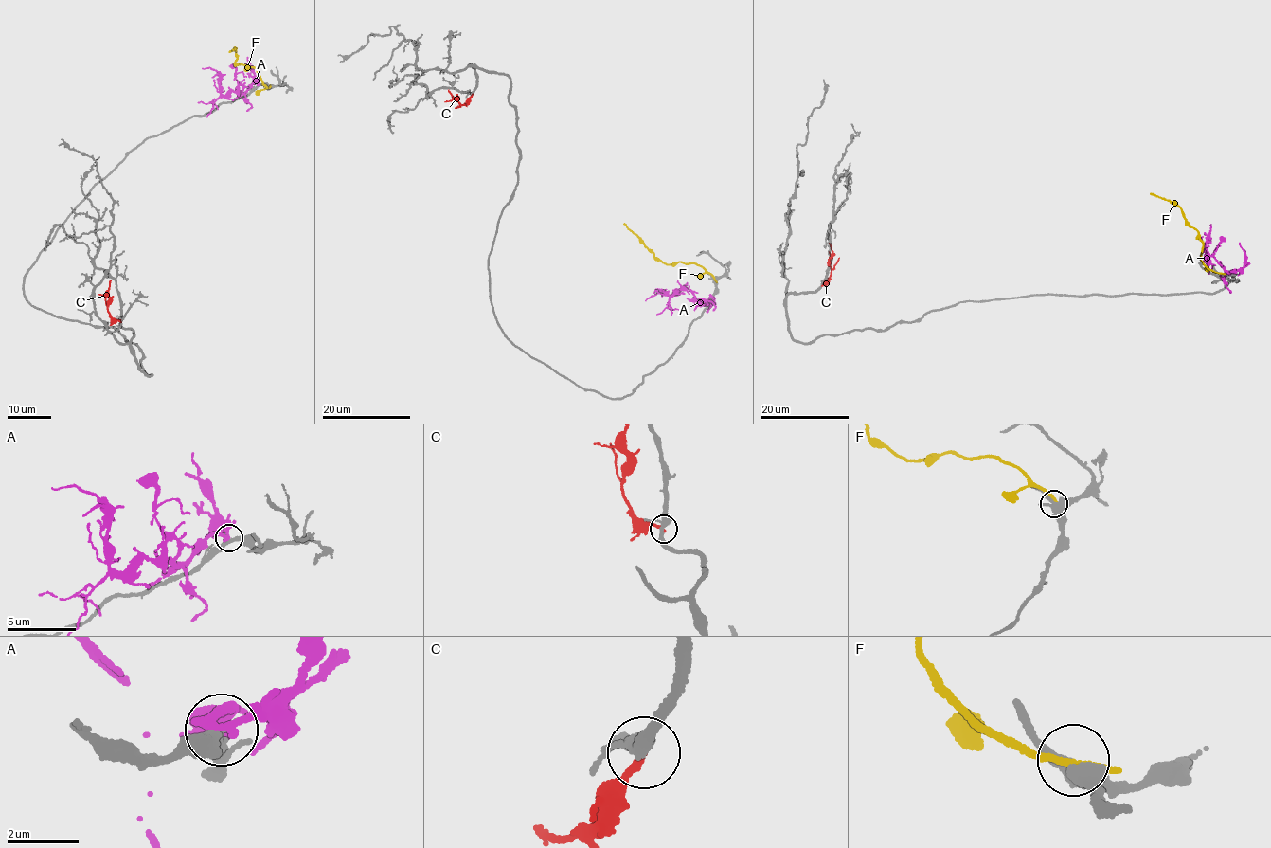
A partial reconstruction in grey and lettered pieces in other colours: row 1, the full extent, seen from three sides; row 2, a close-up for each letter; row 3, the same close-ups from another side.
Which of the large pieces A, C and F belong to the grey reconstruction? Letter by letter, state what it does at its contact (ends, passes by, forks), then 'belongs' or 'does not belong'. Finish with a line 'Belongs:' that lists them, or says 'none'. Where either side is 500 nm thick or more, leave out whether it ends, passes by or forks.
A: it passes by; does not belong
C: it ends; does not belong
F: it passes by; does not belong
Belongs: none

